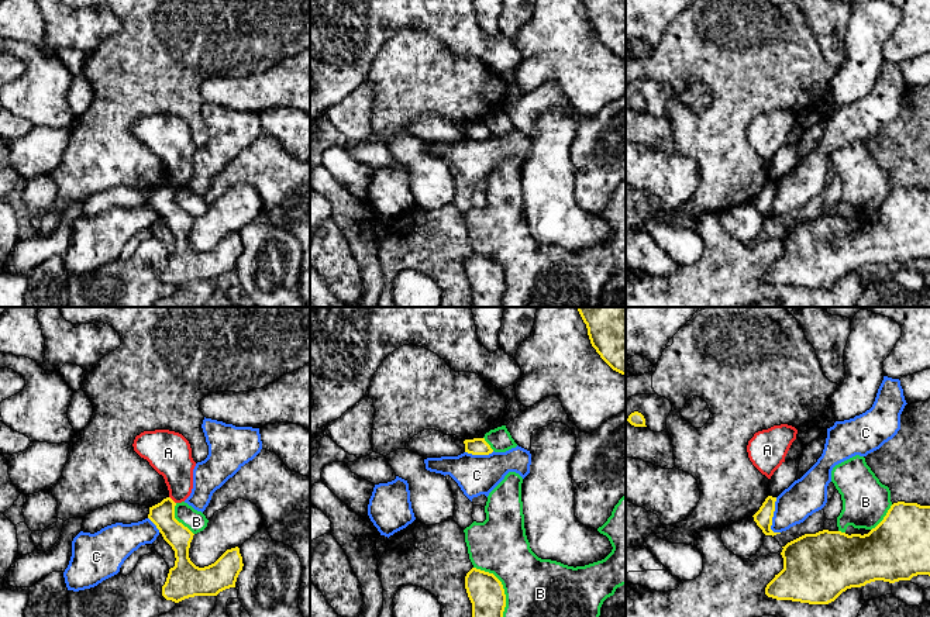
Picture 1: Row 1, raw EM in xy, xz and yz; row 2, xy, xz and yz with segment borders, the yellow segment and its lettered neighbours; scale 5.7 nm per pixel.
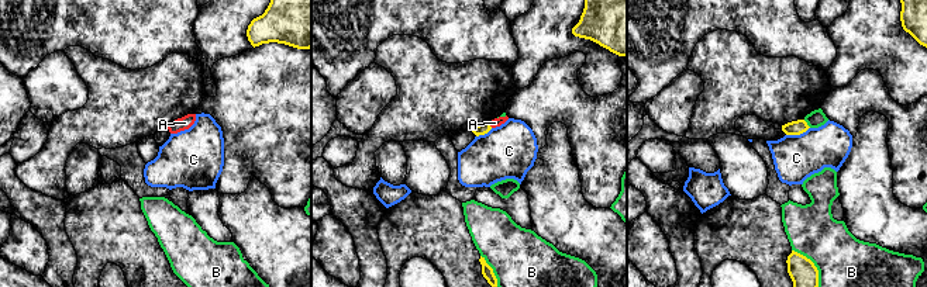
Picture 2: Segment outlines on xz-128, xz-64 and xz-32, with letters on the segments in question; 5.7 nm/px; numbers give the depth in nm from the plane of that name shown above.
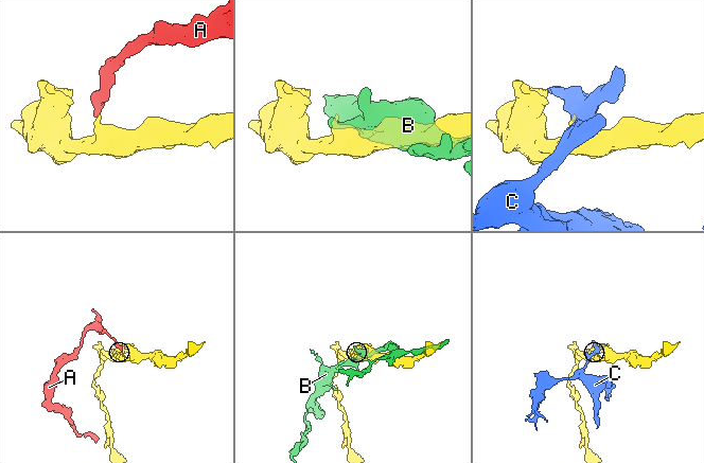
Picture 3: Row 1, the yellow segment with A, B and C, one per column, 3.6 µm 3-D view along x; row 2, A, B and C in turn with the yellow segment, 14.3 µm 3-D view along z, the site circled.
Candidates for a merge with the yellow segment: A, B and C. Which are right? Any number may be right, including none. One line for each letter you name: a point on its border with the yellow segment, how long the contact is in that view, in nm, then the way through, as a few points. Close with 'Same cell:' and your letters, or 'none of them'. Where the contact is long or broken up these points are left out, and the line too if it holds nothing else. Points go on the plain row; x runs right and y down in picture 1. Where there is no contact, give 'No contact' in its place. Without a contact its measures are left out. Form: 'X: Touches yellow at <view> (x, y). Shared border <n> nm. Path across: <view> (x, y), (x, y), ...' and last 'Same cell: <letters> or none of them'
Same cell: none of them

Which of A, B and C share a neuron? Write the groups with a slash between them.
A / B / C

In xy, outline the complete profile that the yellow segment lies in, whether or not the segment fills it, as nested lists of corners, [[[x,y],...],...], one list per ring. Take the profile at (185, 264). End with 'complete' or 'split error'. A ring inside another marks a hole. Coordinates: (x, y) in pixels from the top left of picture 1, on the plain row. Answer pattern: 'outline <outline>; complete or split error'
outline [[[166,182],[149,192],[148,203],[156,210],[163,224],[175,235],[175,251],[169,254],[162,280],[179,287],[194,280],[217,280],[220,276],[235,272],[242,255],[240,232],[227,234],[214,248],[199,252],[189,242],[193,217],[175,203],[176,187]]]; complete

